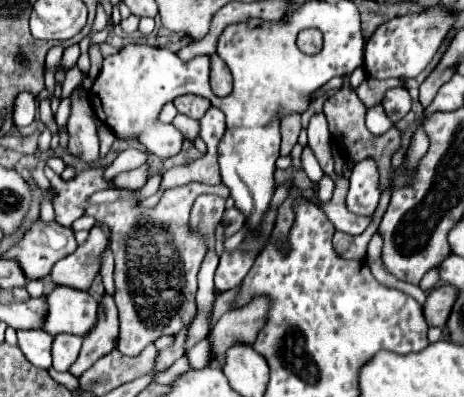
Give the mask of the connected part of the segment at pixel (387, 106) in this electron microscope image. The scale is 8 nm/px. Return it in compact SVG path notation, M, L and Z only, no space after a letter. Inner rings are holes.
M392 88L382 98L382 106L394 124L396 124L396 120L400 120L402 116L408 114L410 104L412 104L412 100L410 100L410 94L406 88Z

